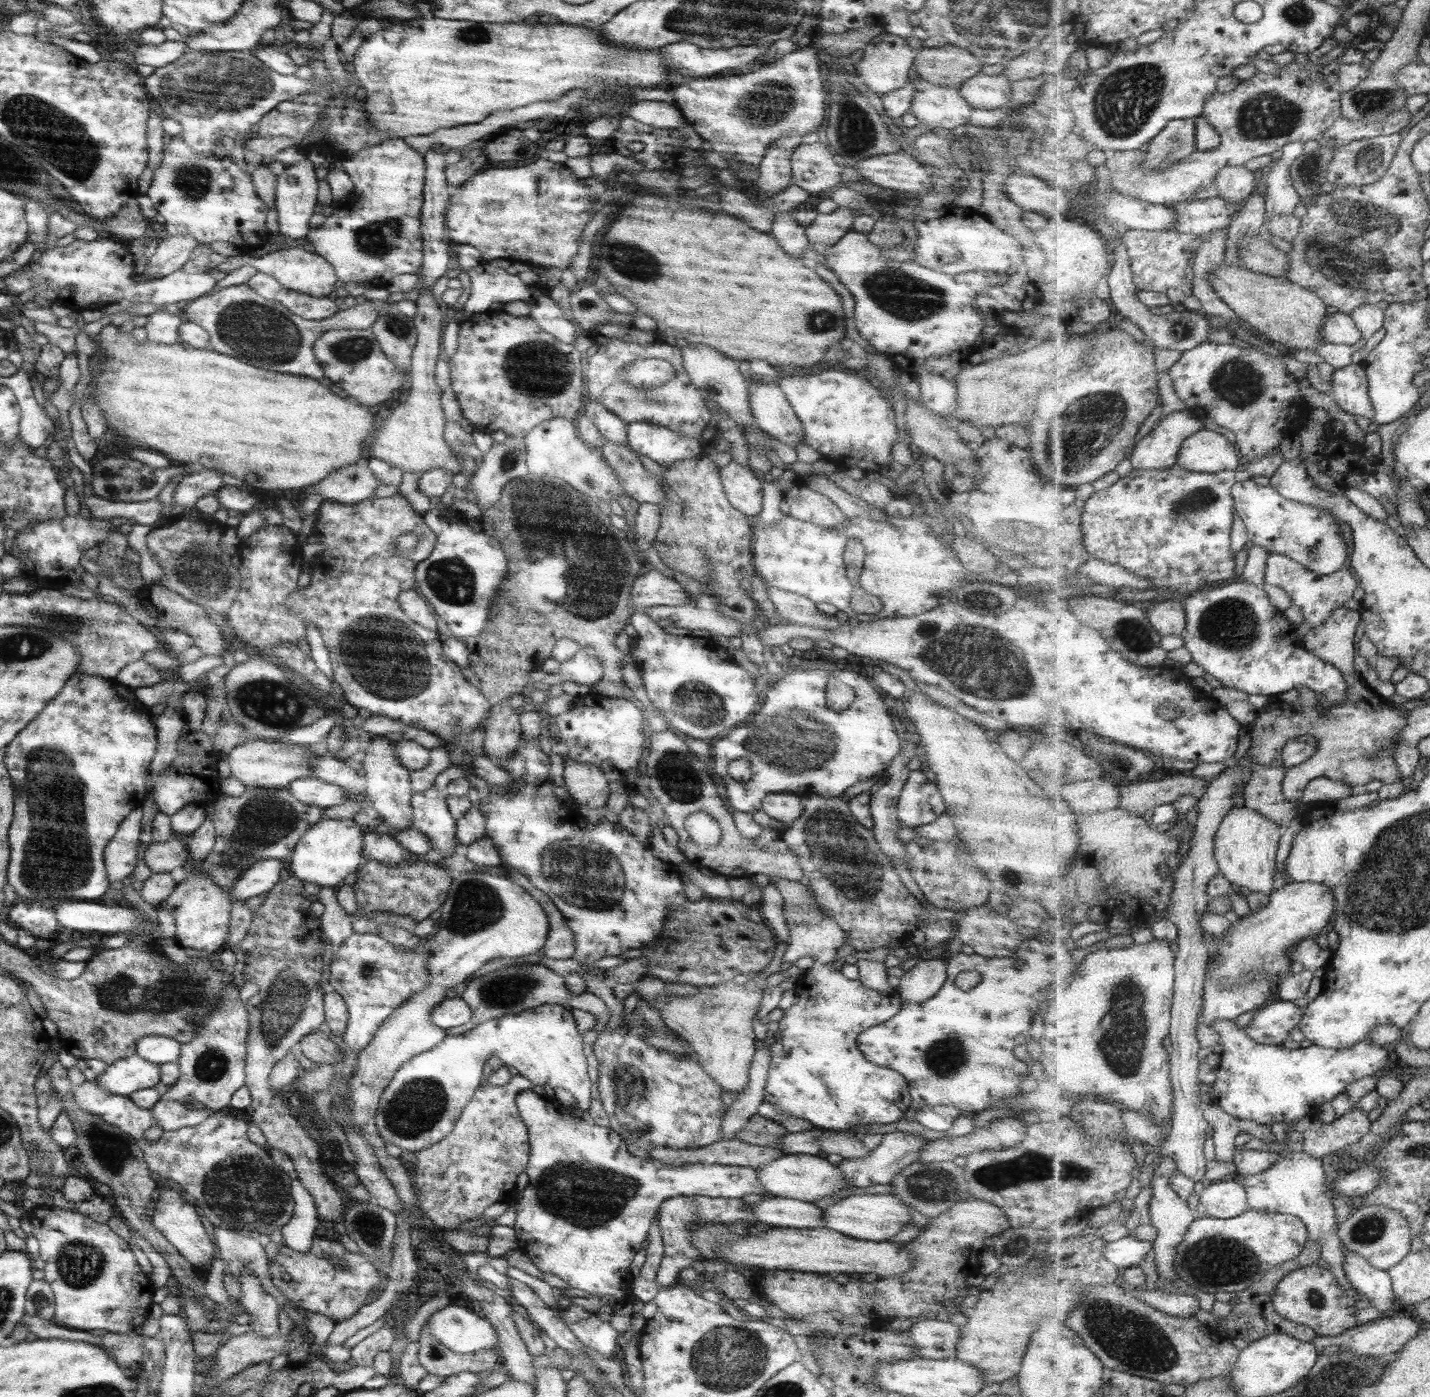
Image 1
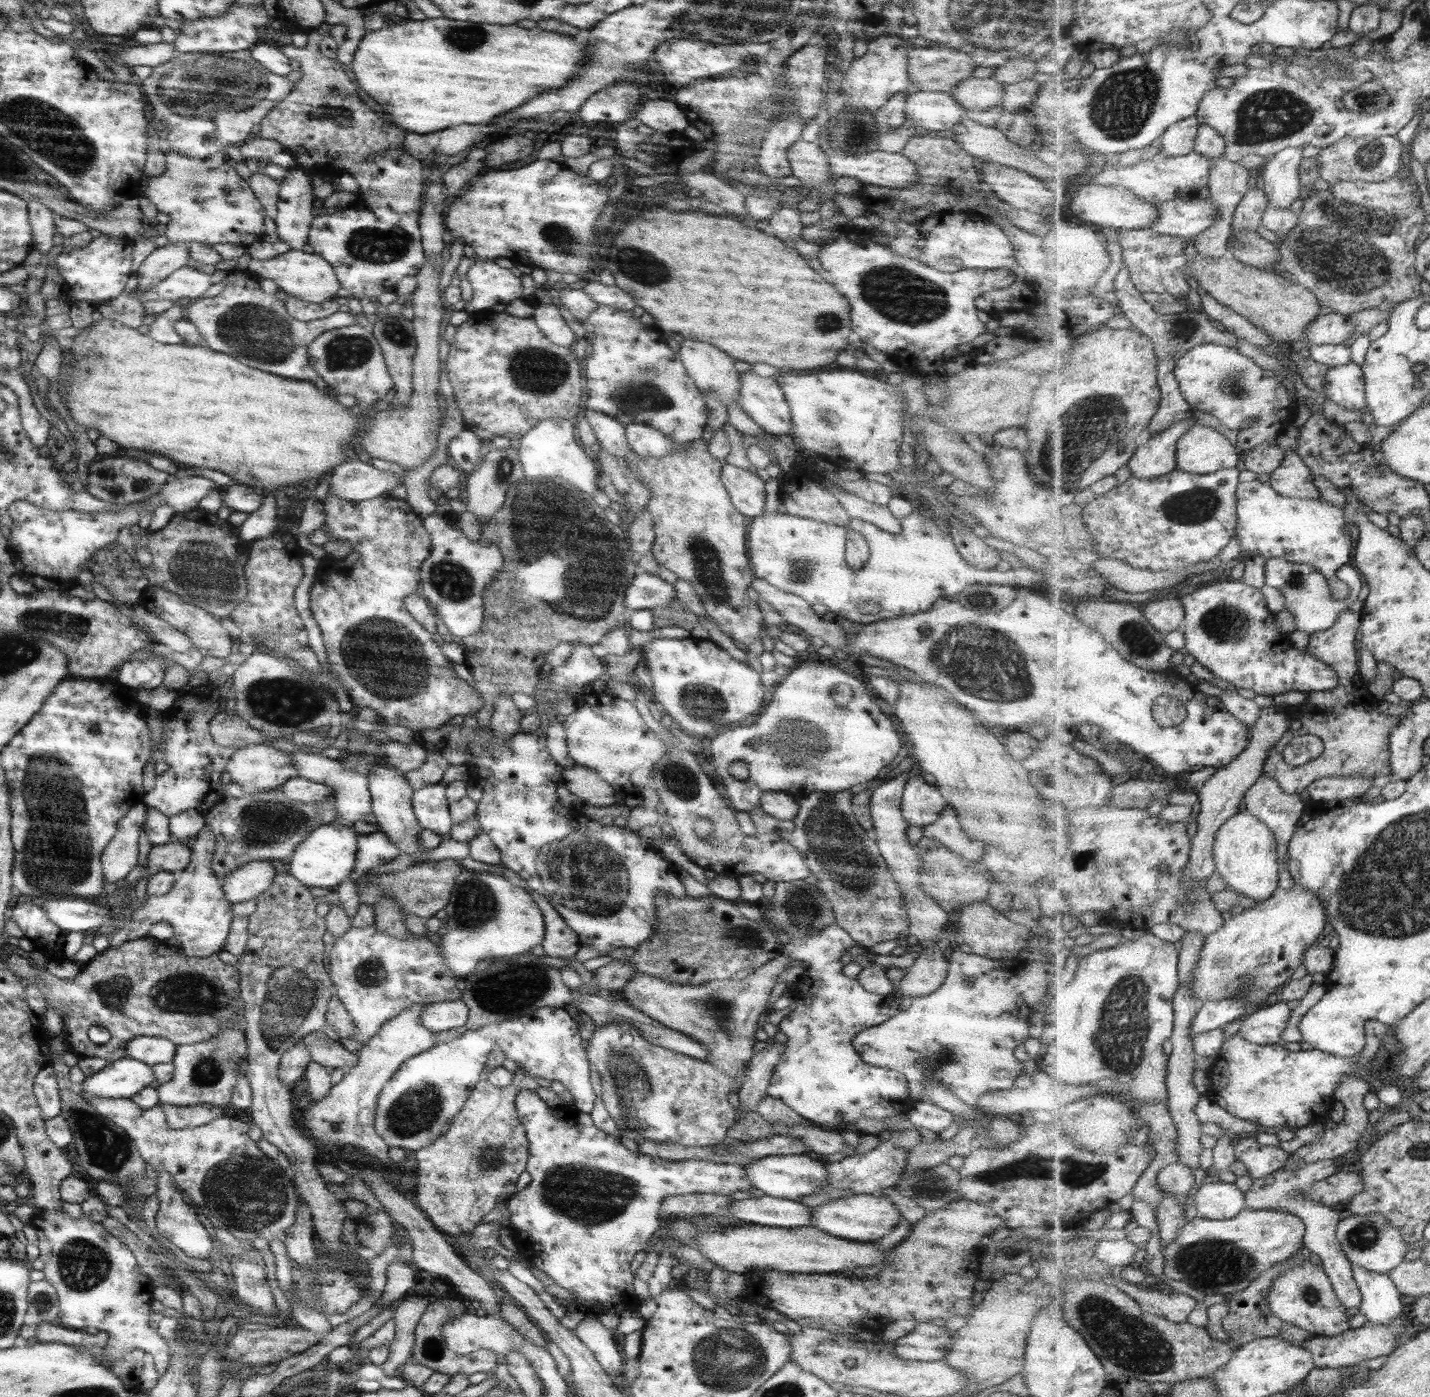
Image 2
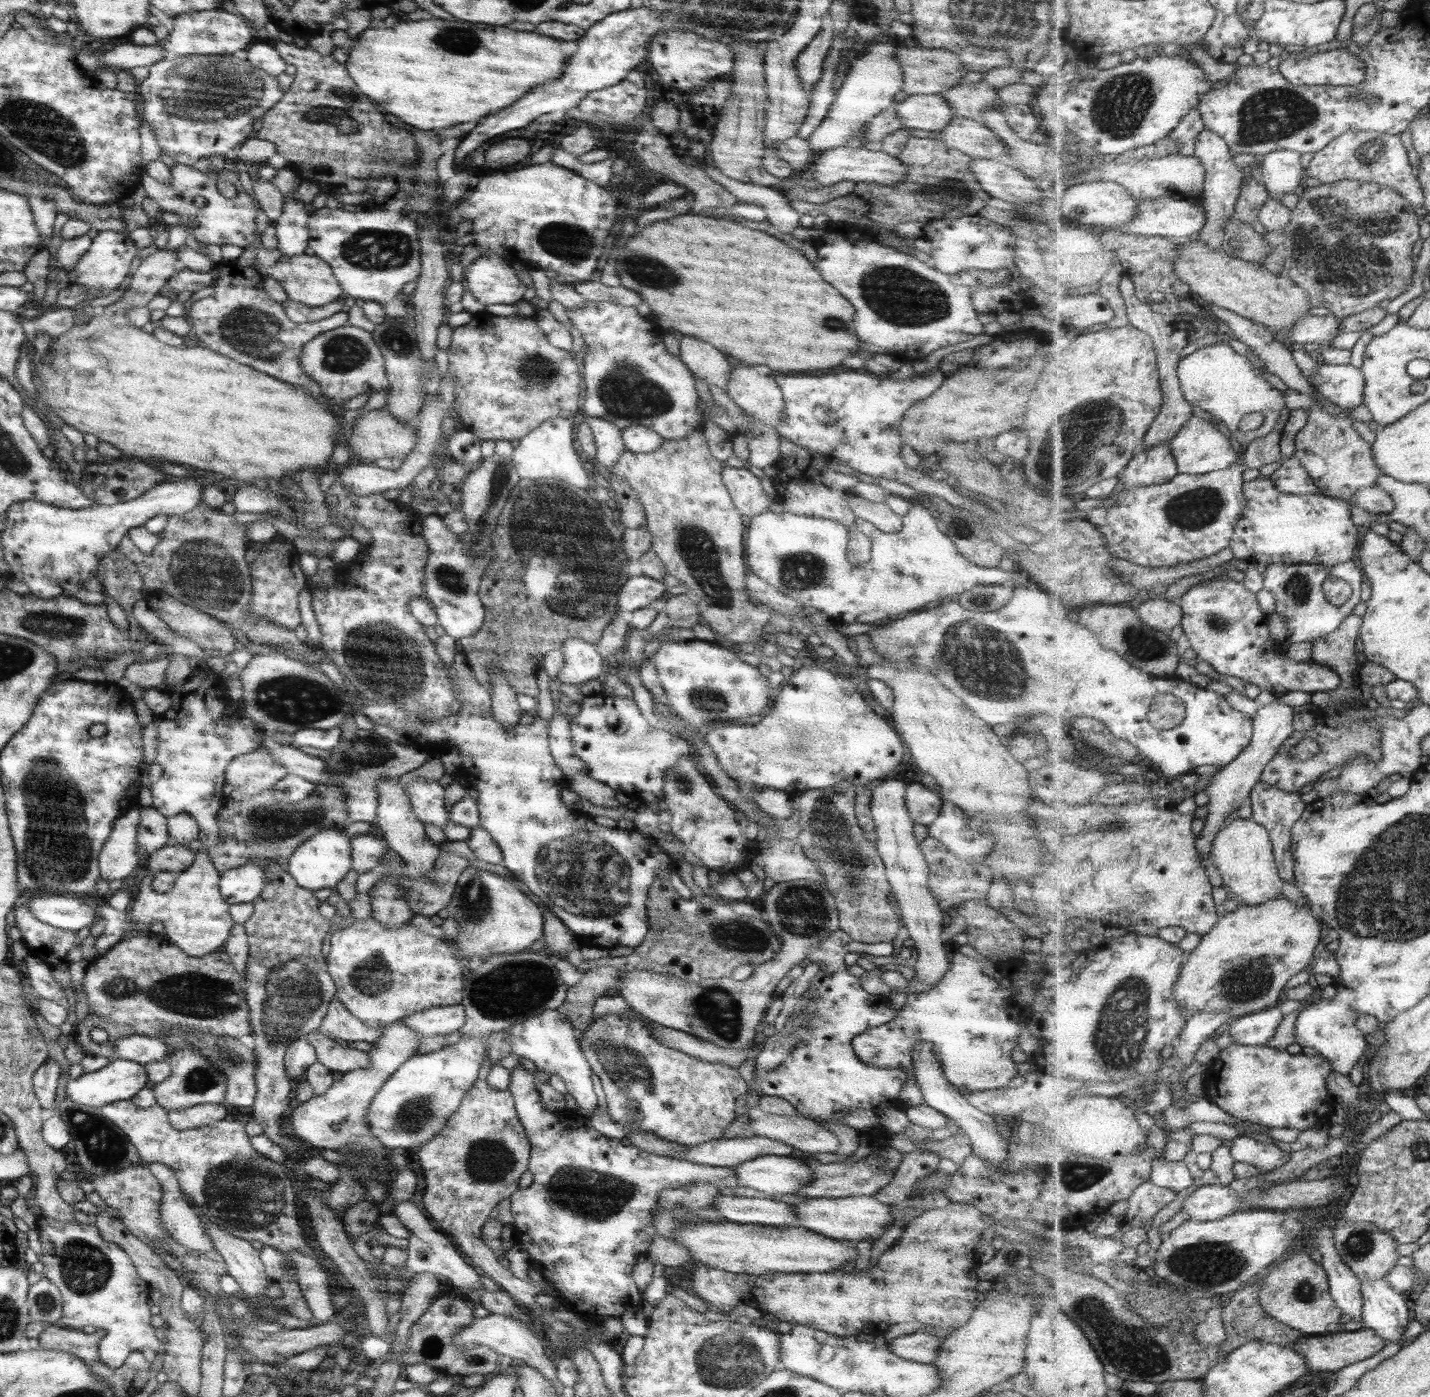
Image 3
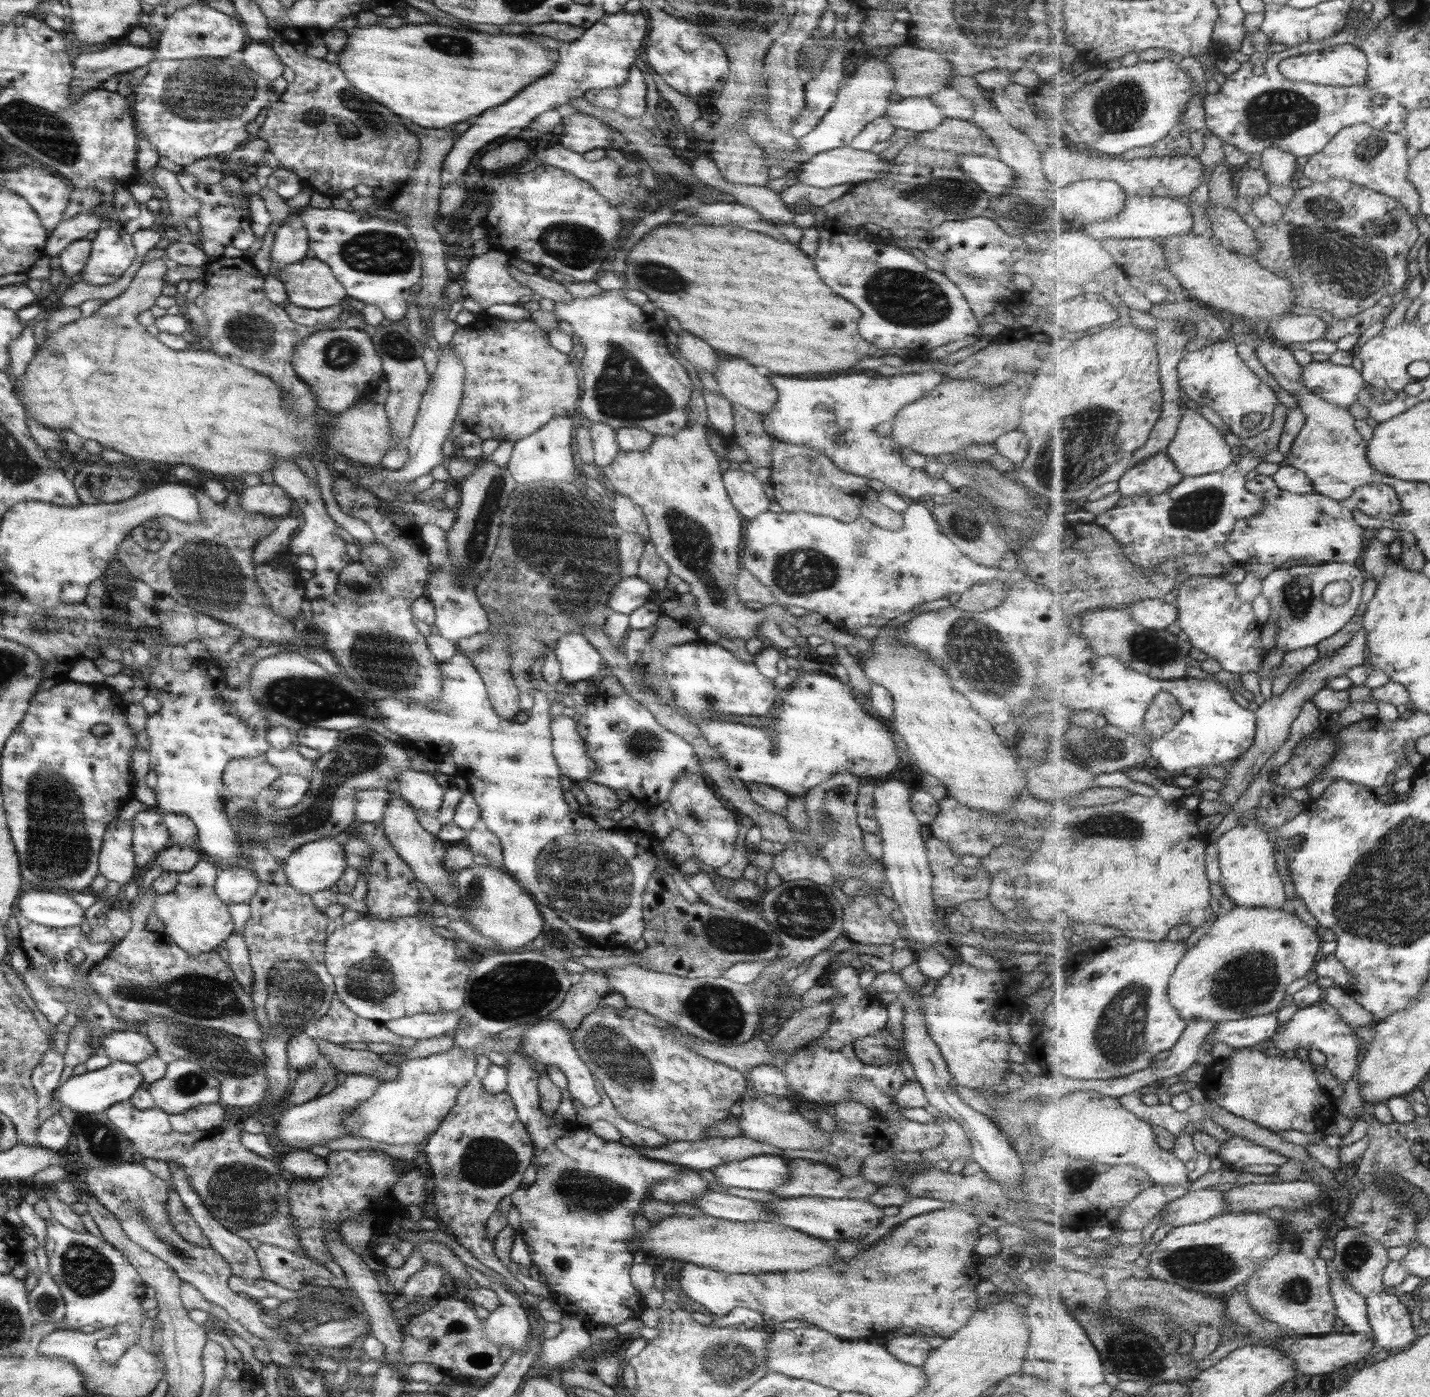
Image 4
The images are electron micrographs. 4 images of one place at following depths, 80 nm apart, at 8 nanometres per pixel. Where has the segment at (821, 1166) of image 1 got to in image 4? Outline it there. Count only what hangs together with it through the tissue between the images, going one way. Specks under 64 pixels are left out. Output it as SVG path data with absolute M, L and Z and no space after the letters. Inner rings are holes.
M760 1155L715 1167L711 1170L721 1188L743 1188L773 1193L789 1177L787 1163L777 1155Z

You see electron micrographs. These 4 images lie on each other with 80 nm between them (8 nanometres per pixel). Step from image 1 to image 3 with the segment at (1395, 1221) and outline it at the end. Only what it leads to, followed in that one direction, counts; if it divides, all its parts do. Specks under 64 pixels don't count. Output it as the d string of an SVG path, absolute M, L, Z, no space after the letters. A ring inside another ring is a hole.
M1344 1218L1336 1224L1335 1242L1342 1261L1351 1267L1359 1282L1385 1279L1387 1273L1399 1264L1397 1239L1388 1232L1379 1230L1371 1222L1347 1222Z

